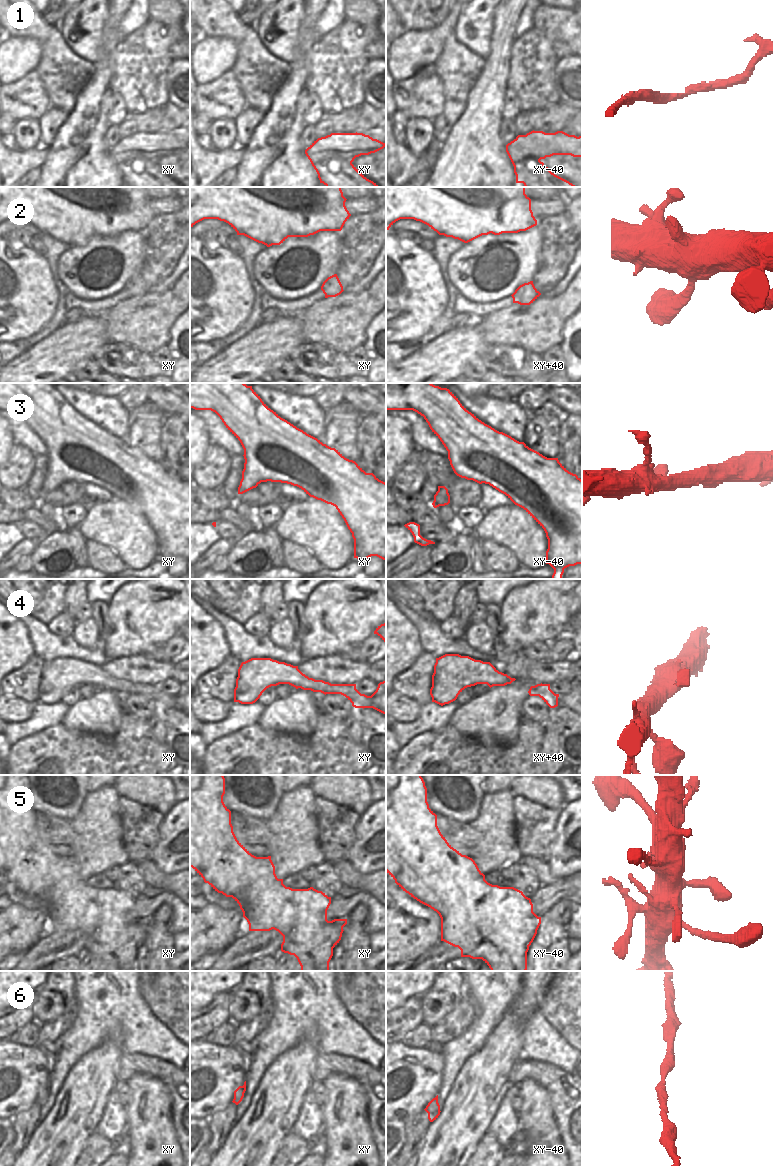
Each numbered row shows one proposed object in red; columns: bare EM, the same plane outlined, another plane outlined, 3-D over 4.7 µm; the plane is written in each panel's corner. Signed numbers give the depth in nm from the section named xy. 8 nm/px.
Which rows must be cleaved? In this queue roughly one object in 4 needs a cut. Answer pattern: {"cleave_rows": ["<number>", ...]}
{"cleave_rows": ["1"]}

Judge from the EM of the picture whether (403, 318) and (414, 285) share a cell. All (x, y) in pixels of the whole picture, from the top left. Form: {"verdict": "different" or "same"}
{"verdict": "same"}

